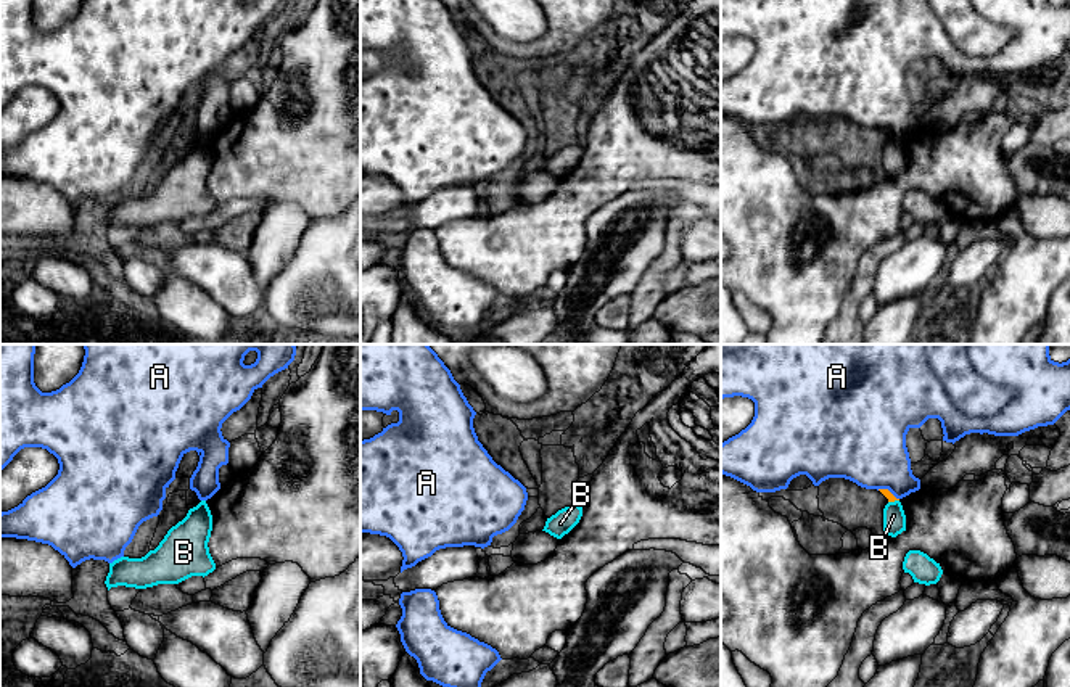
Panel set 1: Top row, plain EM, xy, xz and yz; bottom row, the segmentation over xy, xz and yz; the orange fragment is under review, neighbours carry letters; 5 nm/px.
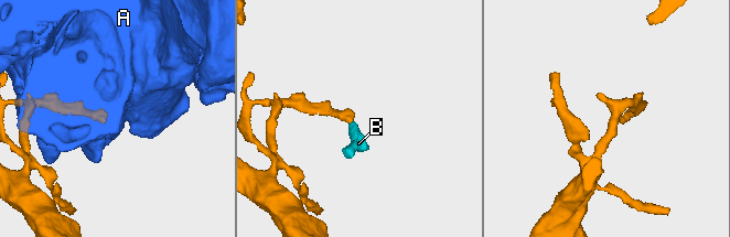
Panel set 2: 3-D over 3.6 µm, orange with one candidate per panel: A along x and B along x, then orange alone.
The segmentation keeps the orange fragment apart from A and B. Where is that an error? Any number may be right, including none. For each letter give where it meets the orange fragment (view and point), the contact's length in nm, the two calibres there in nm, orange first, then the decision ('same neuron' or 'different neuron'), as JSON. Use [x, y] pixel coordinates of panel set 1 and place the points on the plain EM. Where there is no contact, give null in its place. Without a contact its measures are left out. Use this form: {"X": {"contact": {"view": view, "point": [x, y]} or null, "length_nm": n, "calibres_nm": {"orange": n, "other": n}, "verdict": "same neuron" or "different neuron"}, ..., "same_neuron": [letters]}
{"A": {"contact": {"view": "yz", "point": [888, 131]}, "length_nm": 120, "calibres_nm": {"orange": 40, "other": 380}, "verdict": "different neuron"}, "B": {"contact": {"view": "yz", "point": [893, 140]}, "length_nm": 60, "calibres_nm": {"orange": 40, "other": 110}, "verdict": "different neuron"}, "same_neuron": []}

